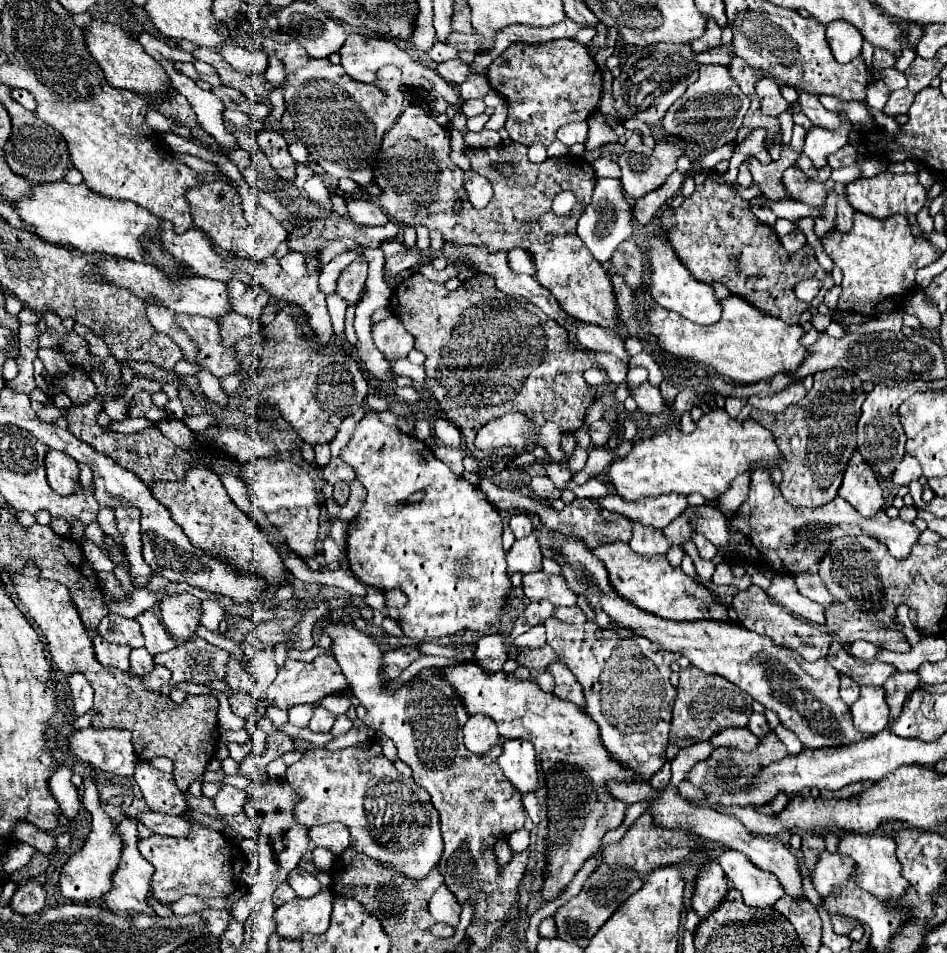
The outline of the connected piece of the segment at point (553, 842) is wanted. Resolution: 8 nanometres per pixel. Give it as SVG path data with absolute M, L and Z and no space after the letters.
M463 662L463 664L453 664L445 666L445 672L457 688L457 694L461 694L463 704L467 704L469 714L487 714L489 718L495 720L499 734L509 740L509 738L523 738L529 740L535 746L537 760L543 768L545 774L545 784L547 784L547 812L549 812L549 824L547 824L547 836L545 836L545 874L543 874L543 888L539 892L541 904L551 902L559 896L565 894L565 888L571 884L575 874L581 870L583 862L601 846L601 838L609 832L615 830L623 824L627 804L623 800L617 800L609 794L607 782L609 780L641 780L639 776L631 774L621 762L617 762L609 750L603 746L603 740L599 736L599 726L591 720L591 716L581 710L577 704L559 700L555 694L543 692L533 680L519 680L503 670L499 670L493 676L487 676L475 662Z

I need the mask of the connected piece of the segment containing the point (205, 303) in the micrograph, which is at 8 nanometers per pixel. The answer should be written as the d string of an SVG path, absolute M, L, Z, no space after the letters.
M109 256L101 262L97 262L97 266L99 266L99 274L109 278L113 284L121 284L121 286L129 288L131 292L137 292L139 298L145 298L147 294L153 294L167 308L175 310L177 314L181 314L181 312L201 314L201 316L209 316L209 318L217 320L217 318L225 318L227 314L233 312L231 302L229 302L227 282L219 282L219 280L211 280L211 278L203 278L203 276L185 276L177 284L173 284L153 264L141 264L141 262L133 262L133 260L119 260L117 262L117 260L111 260Z

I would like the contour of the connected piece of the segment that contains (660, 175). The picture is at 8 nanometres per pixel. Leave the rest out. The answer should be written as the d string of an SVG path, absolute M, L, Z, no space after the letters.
M671 142L657 144L651 154L623 152L617 156L617 164L621 168L621 184L631 198L641 198L647 192L659 188L665 178L677 170L675 162L683 154Z

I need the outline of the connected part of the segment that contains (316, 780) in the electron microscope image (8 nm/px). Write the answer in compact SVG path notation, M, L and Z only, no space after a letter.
M367 740L339 752L327 752L325 748L315 746L305 752L299 762L287 766L287 782L301 796L293 808L293 818L297 824L311 828L329 822L341 822L349 828L351 846L357 852L363 852L377 862L385 862L409 878L427 876L427 872L439 864L443 852L439 812L433 808L425 788L421 788L411 776L403 776L395 770L393 762L383 756L381 744L377 740Z

